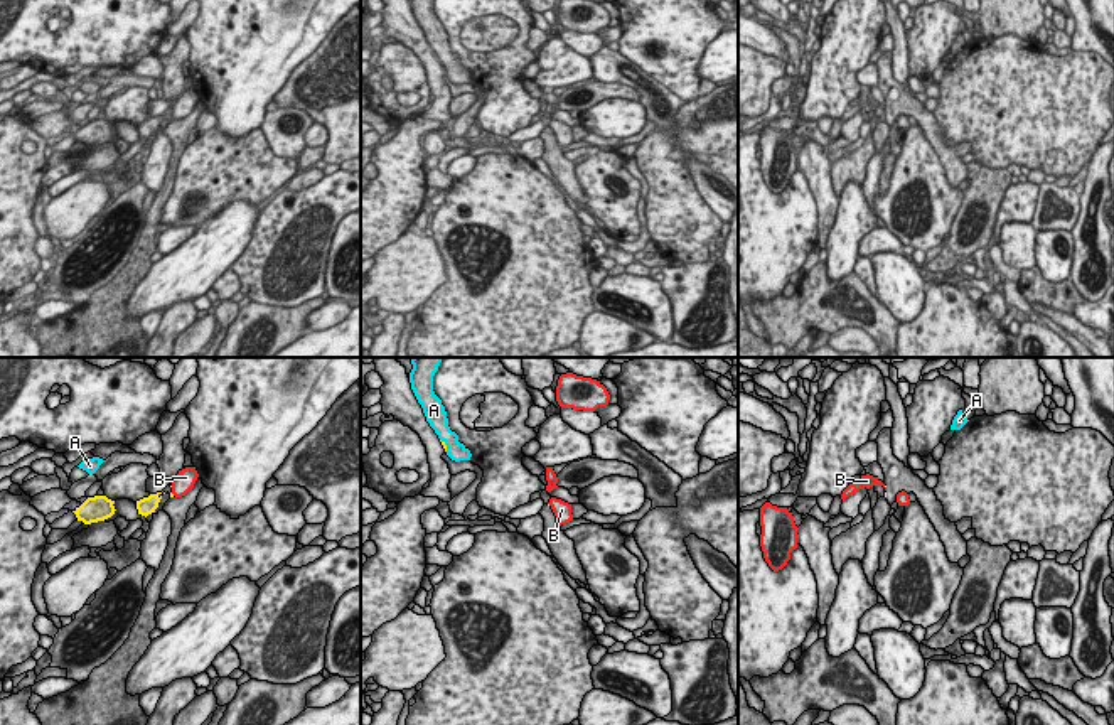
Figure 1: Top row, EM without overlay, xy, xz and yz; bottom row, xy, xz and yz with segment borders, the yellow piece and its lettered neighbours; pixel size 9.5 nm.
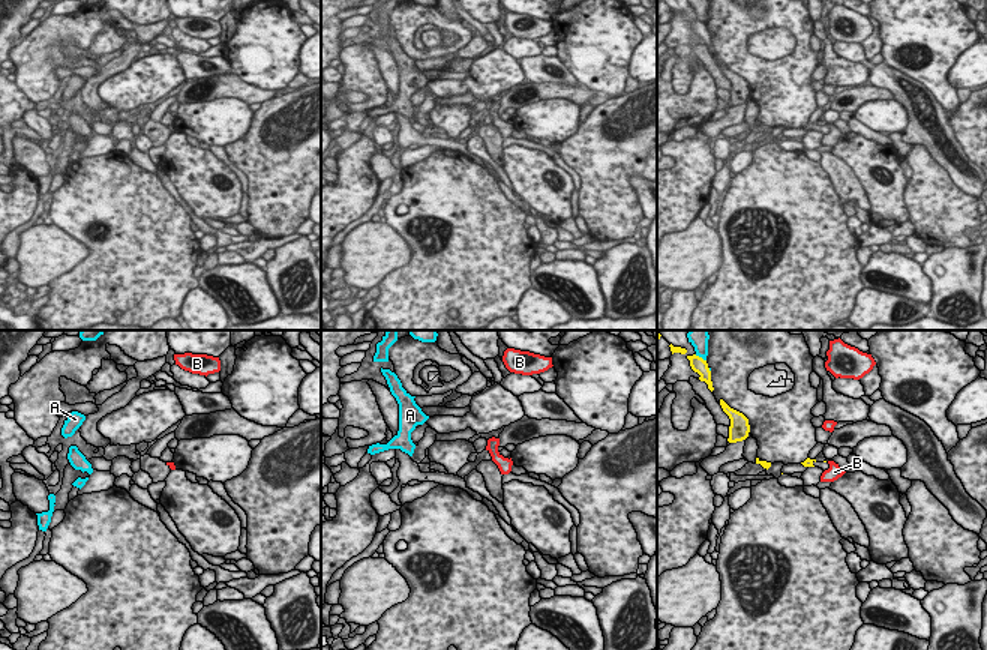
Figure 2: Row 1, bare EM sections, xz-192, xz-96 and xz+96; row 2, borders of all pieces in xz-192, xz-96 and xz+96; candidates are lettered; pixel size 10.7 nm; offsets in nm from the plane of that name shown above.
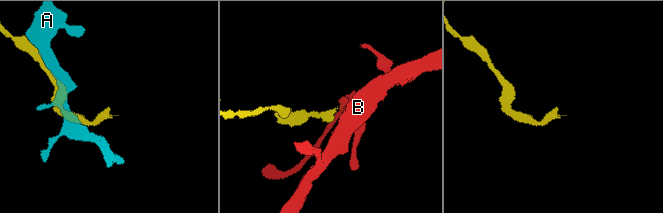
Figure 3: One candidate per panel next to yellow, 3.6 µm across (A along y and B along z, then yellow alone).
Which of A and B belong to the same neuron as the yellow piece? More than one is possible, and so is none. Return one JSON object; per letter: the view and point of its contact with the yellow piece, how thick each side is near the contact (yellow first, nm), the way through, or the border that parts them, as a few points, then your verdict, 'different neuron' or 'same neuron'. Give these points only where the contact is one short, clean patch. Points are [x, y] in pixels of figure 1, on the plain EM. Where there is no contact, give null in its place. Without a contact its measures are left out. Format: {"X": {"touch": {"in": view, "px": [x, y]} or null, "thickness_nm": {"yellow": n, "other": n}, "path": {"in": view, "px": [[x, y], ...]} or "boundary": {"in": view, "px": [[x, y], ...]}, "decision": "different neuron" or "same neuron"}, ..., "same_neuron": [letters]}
{"A": {"touch": {"in": "xz", "px": [445, 68]}, "thickness_nm": {"yellow": 30, "other": 180}, "decision": "different neuron"}, "B": {"touch": null, "decision": "different neuron"}, "same_neuron": []}

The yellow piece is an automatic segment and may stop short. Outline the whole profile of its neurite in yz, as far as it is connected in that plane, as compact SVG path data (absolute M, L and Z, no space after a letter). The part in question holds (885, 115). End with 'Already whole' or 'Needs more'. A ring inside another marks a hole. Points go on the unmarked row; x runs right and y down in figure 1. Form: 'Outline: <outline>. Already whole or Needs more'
Outline: M883 51L876 61L878 66L878 86L885 96L885 120L892 128L897 123L897 116L905 113L913 115L940 158L945 169L945 175L951 185L959 185L967 177L967 164L957 153L956 145L951 145L944 138L944 128L937 121L934 111L929 111L925 105L912 94L903 84L893 78L892 71L892 51Z. Needs more

